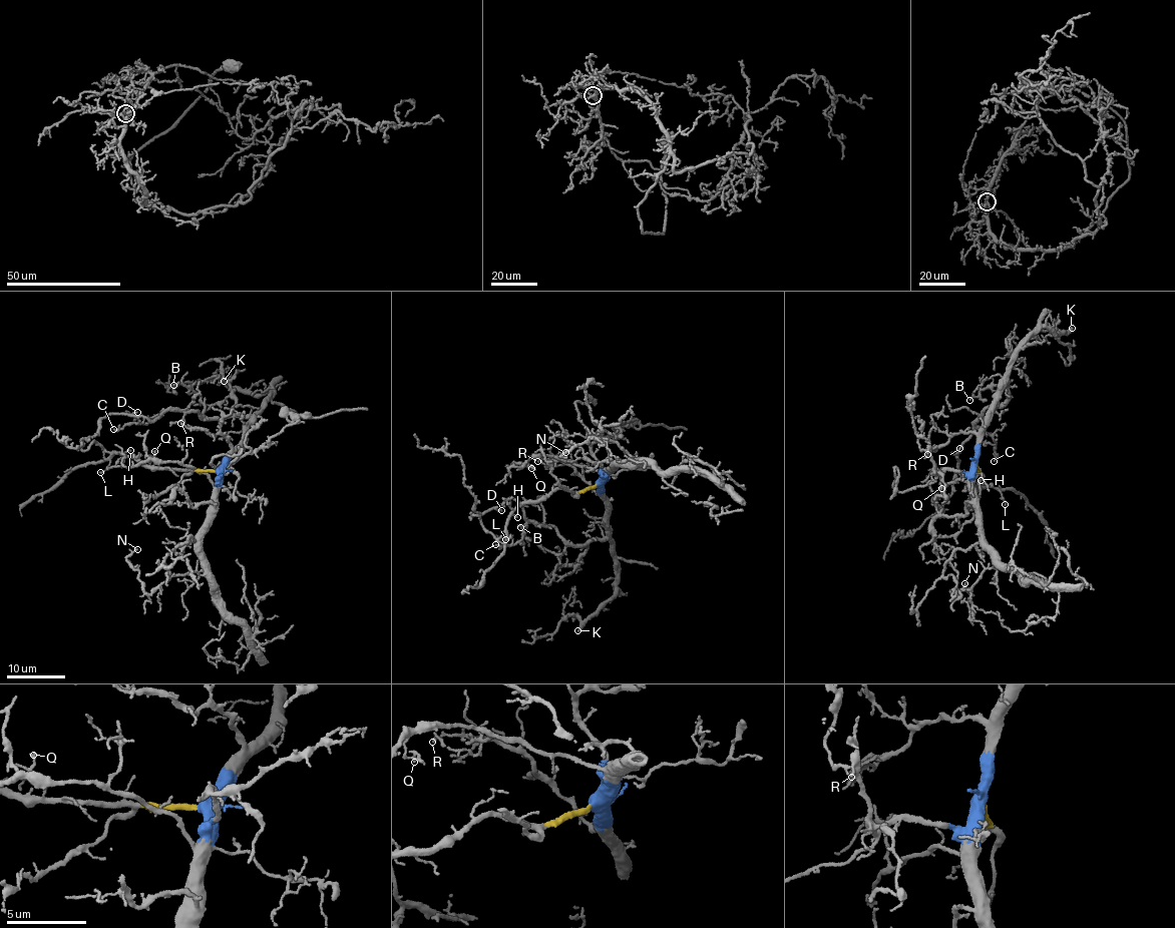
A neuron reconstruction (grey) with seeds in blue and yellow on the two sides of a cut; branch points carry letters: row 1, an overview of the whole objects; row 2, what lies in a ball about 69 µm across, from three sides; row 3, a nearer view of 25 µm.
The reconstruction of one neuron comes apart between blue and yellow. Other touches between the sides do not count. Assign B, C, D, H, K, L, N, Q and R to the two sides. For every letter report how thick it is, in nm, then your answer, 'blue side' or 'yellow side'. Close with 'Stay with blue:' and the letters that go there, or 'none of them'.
B: 80 nm | blue side
C: 140 nm | blue side
D: 120 nm | blue side
H: 140 nm | yellow side
K: 360 nm | blue side
L: 100 nm | yellow side
N: 90 nm | blue side
Q: 150 nm | blue side
R: 160 nm | blue side
Stay with blue: B, C, D, K, N, Q, R

